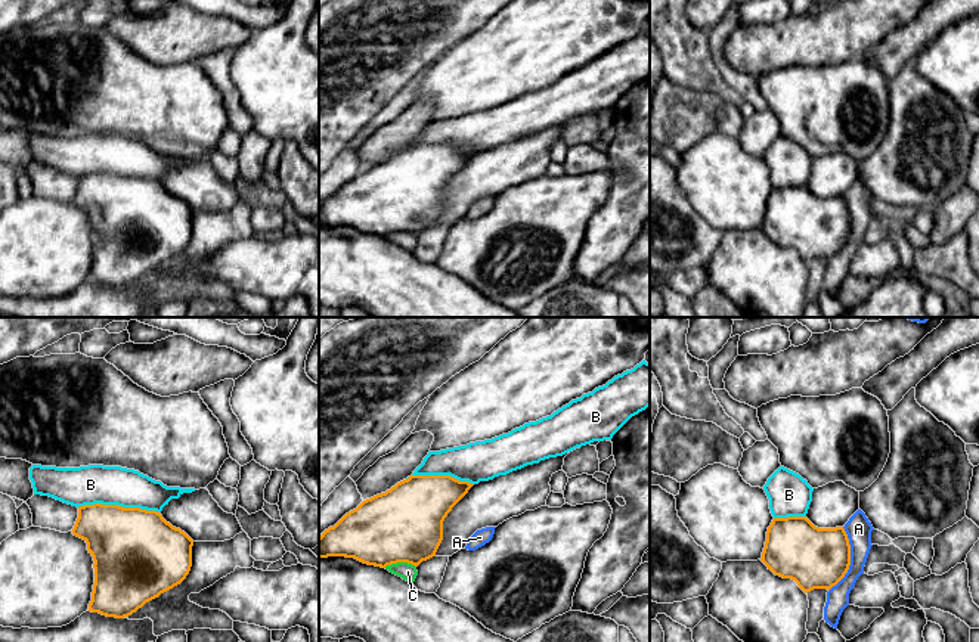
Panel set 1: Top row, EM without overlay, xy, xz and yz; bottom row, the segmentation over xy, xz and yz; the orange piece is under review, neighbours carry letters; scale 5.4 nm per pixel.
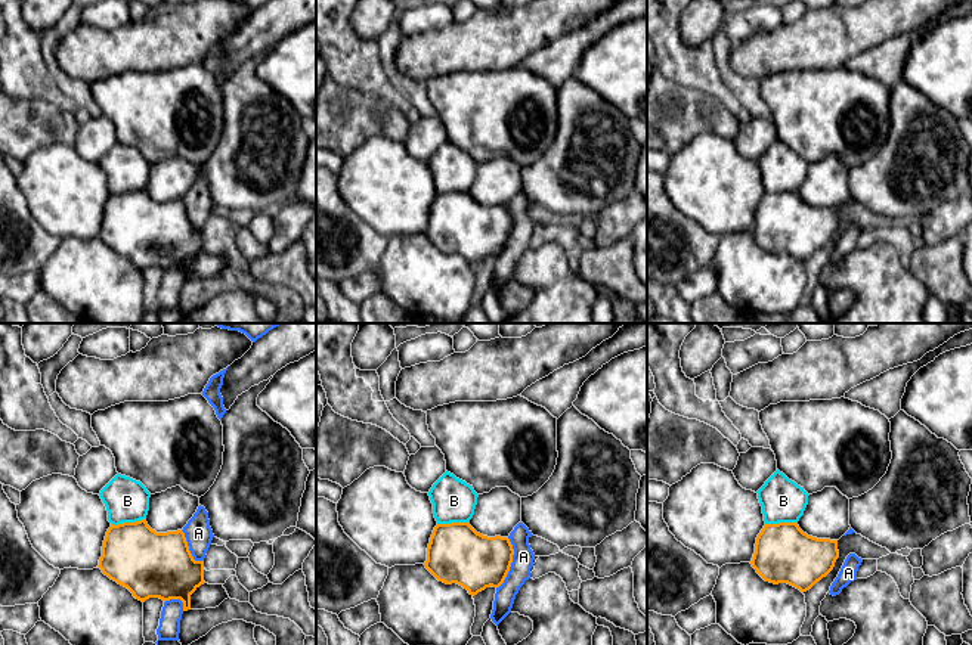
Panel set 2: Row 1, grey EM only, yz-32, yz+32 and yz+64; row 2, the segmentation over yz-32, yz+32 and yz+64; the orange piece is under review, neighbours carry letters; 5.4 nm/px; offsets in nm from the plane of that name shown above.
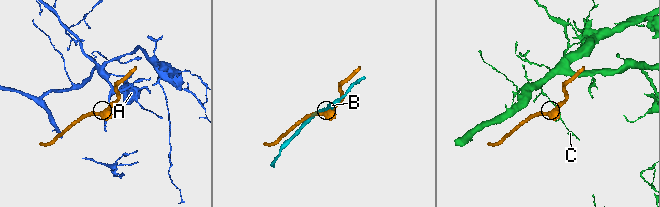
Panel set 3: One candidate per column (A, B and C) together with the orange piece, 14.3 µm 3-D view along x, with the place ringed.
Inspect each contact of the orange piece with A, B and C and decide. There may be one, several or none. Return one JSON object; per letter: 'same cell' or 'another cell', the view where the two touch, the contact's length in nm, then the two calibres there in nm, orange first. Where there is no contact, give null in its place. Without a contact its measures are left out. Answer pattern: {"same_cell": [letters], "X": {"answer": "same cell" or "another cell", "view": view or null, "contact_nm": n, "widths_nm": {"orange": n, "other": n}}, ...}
{"same_cell": [], "A": {"answer": "another cell", "view": "yz", "contact_nm": 360, "widths_nm": {"orange": 340, "other": 140}}, "B": {"answer": "another cell", "view": "xy", "contact_nm": 440, "widths_nm": {"orange": 440, "other": 220}}, "C": {"answer": "another cell", "view": "xz", "contact_nm": 180, "widths_nm": {"orange": 420, "other": 90}}}

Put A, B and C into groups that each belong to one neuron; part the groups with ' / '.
A / B / C

